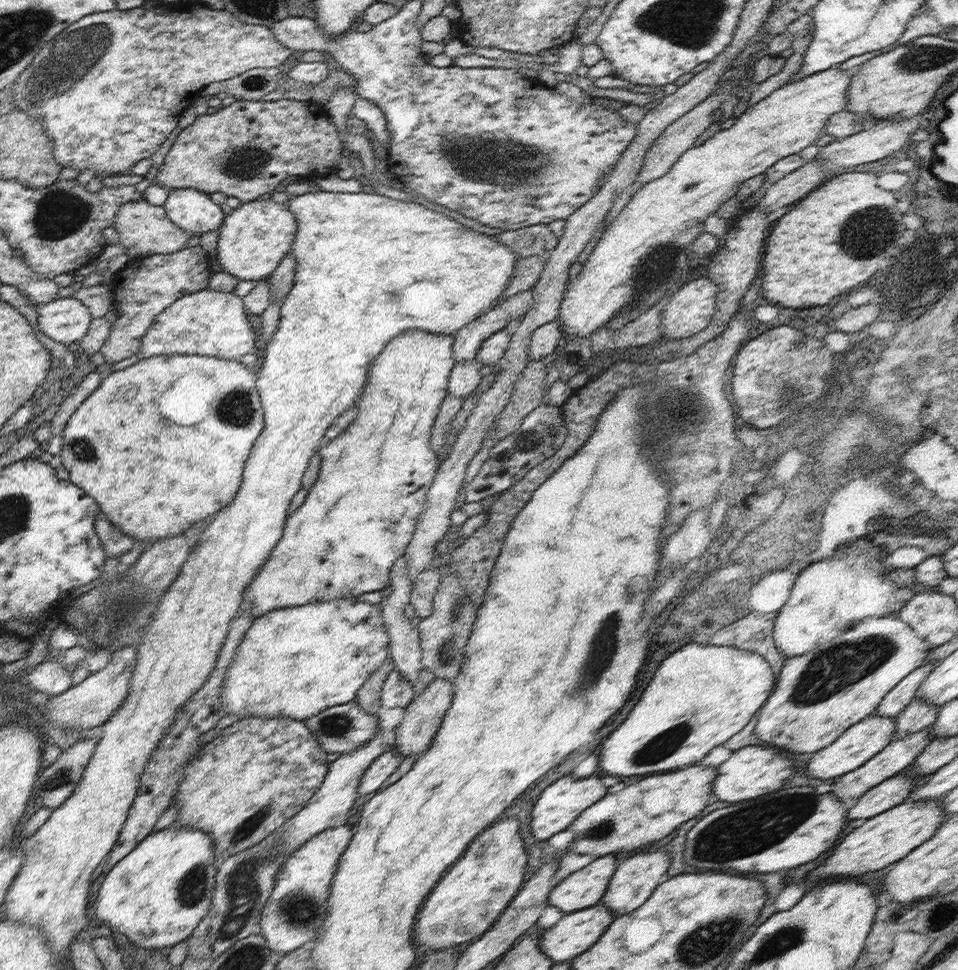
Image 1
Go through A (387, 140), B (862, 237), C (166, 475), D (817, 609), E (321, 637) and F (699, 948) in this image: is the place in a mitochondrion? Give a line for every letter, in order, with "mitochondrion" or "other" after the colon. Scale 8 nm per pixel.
A: other
B: mitochondrion
C: other
D: other
E: other
F: mitochondrion

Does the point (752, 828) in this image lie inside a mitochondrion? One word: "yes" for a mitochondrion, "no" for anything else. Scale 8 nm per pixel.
yes

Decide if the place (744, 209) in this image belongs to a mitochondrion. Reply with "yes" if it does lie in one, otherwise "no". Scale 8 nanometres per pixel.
no

